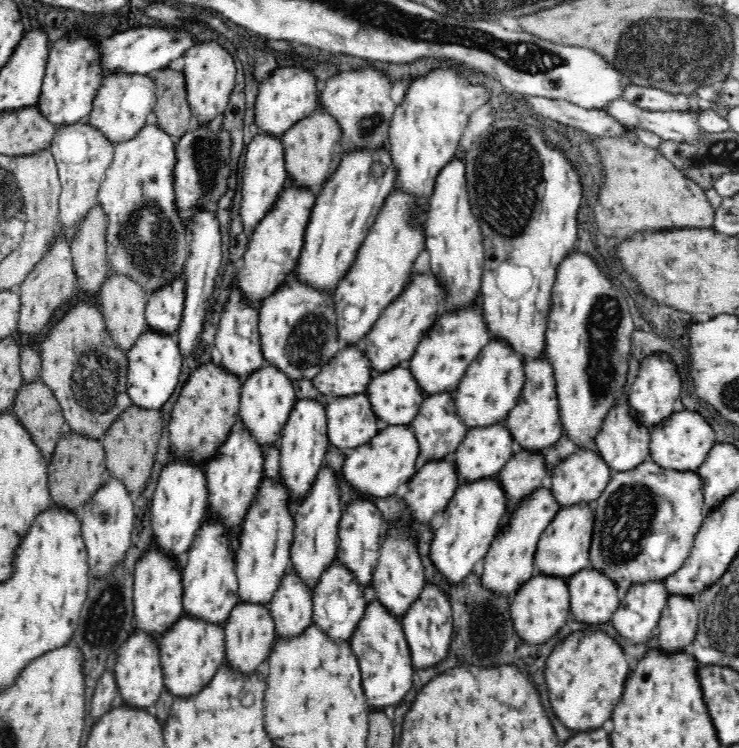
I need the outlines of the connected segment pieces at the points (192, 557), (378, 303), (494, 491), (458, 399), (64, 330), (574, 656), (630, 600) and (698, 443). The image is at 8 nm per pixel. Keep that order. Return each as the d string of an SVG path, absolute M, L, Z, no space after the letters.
M210 522L204 523L201 529L202 532L187 552L181 568L183 616L223 628L236 605L240 603L234 562L230 559L228 547L224 545L225 530Z
M398 191L388 195L375 225L360 247L355 266L352 266L352 270L344 276L338 290L331 296L336 316L336 338L342 346L361 345L382 313L407 288L406 276L425 248L425 235L408 225L410 202L412 197Z
M496 478L486 479L471 485L458 485L454 496L444 511L444 522L435 531L428 548L428 559L442 576L446 586L458 587L466 582L474 566L485 558L504 519L504 491Z
M491 341L480 350L452 394L456 415L468 430L502 425L520 401L525 386L525 366L508 345Z
M79 299L49 330L40 350L40 379L58 401L66 431L88 441L99 441L119 416L132 407L127 396L126 352L112 345L99 309L95 301Z
M576 632L566 638L548 658L544 670L548 688L548 706L560 724L572 732L590 732L612 718L616 704L624 694L628 660L614 639L602 632Z
M662 583L638 585L630 589L621 599L621 607L610 620L618 636L632 644L652 646L654 628L659 625L663 610L669 601L664 585Z
M688 410L673 414L665 420L662 425L656 425L650 433L651 443L649 444L649 460L662 470L670 470L676 473L699 474L699 468L706 460L708 453L715 445L714 430L700 416L692 414Z

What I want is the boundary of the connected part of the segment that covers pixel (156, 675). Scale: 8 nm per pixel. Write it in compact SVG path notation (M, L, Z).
M135 631L130 636L130 640L121 645L116 657L117 663L113 677L116 686L118 686L118 692L120 692L118 698L122 698L122 706L134 708L134 710L152 708L158 702L162 688L164 688L158 643L154 644L154 641L146 633Z

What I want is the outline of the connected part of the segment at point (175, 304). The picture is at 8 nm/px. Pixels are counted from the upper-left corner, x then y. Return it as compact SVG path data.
M183 278L166 286L164 291L148 299L145 307L145 320L148 331L163 336L177 333L183 316Z

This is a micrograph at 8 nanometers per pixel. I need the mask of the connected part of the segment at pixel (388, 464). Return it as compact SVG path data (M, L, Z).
M381 427L379 433L368 444L360 445L345 456L342 464L344 482L362 496L390 498L399 494L418 471L418 443L408 427Z

